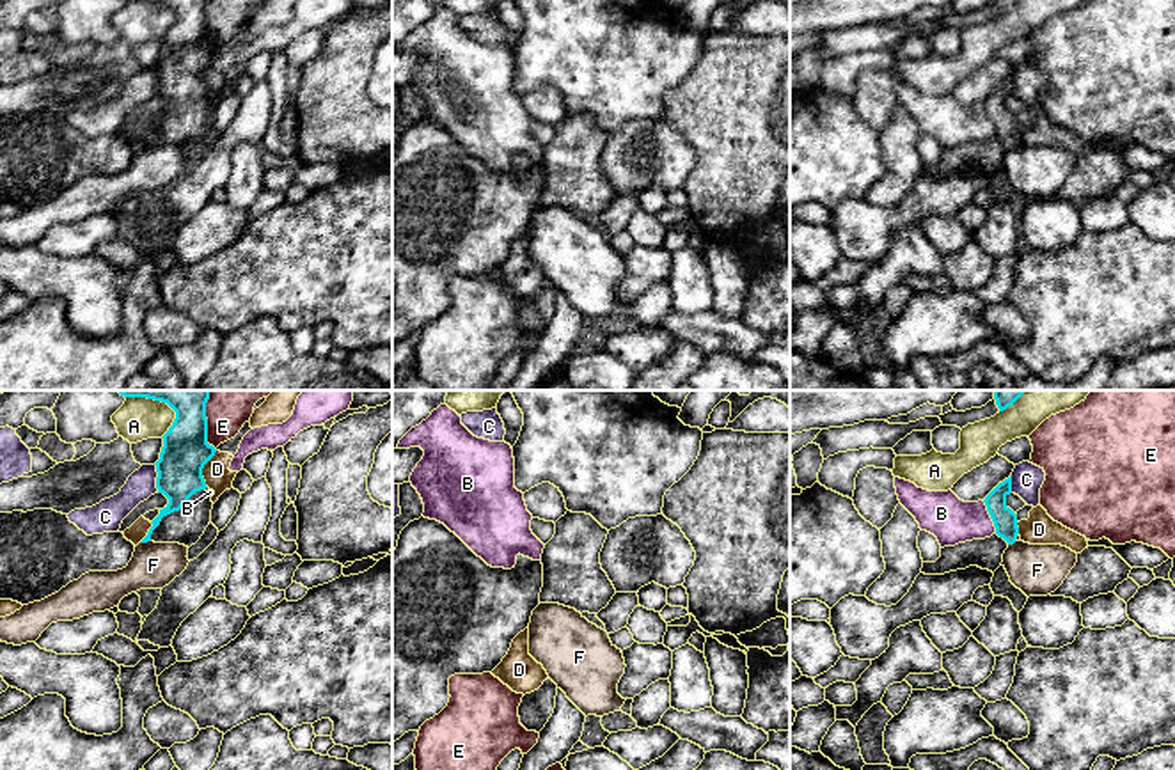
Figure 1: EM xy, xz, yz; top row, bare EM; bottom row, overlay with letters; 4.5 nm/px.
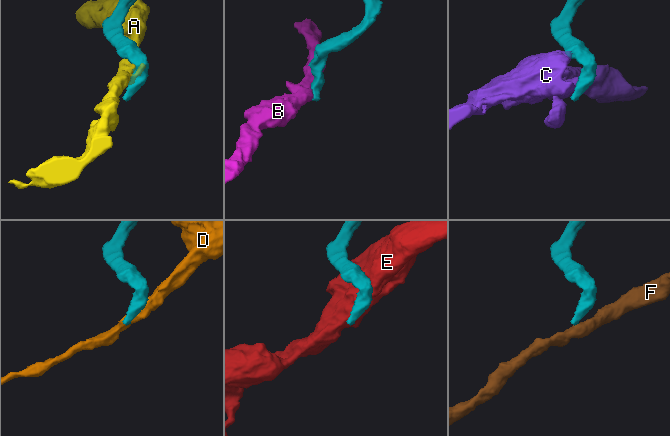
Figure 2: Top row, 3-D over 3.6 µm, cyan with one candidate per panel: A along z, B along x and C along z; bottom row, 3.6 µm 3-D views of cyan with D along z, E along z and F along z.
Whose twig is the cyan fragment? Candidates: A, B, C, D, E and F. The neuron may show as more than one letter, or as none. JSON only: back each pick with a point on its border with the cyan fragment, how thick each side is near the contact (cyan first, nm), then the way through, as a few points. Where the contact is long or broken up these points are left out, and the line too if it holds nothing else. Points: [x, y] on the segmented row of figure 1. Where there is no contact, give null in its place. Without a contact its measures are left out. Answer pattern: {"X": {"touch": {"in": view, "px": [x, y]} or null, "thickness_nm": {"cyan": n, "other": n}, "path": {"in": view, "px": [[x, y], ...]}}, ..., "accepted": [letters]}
{"accepted": []}

